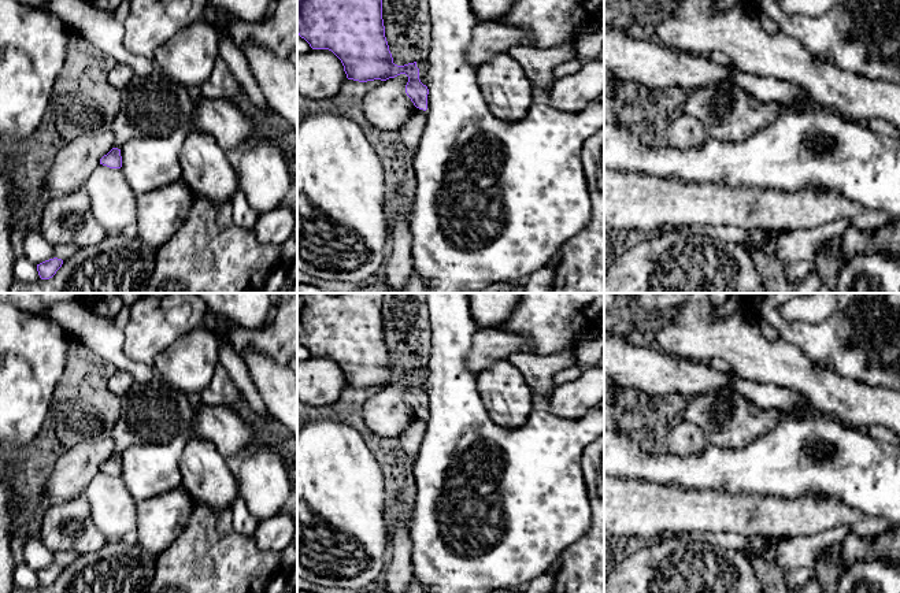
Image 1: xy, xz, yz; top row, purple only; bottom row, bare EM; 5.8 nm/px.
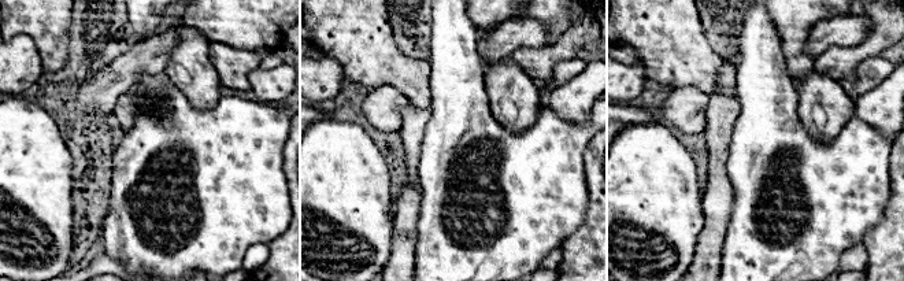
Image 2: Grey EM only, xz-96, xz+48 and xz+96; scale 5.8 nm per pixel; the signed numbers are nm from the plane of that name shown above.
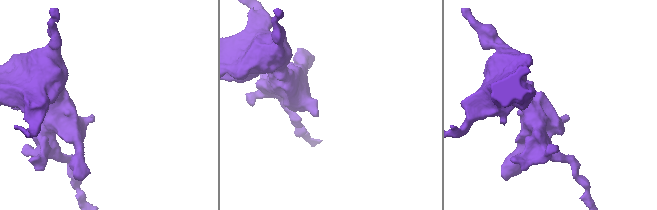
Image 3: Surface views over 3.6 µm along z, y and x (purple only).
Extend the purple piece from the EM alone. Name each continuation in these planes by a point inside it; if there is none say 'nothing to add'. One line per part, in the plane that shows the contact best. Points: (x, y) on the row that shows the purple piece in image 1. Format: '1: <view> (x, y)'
1: xy (155, 106)

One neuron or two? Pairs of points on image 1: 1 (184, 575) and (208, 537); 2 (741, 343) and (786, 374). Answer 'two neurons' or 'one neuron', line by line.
1: one neuron
2: one neuron

